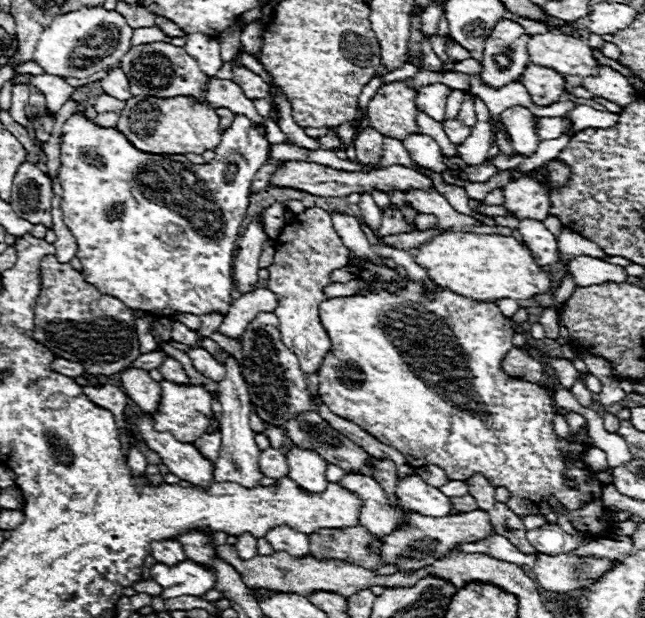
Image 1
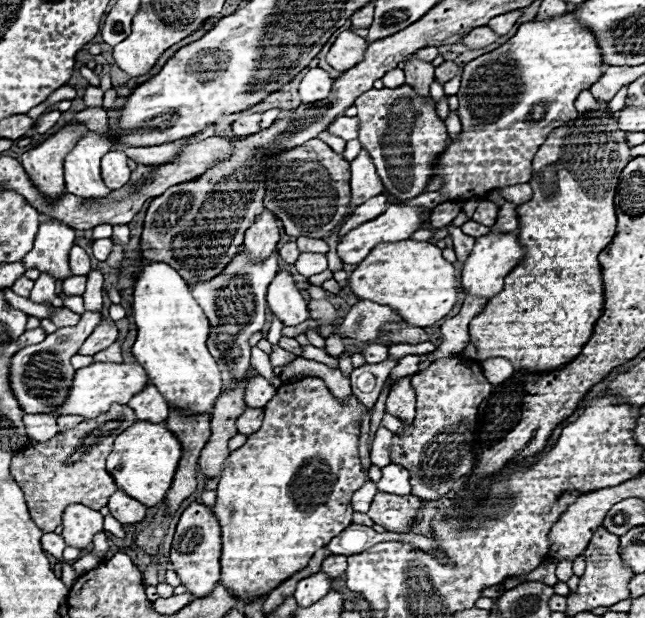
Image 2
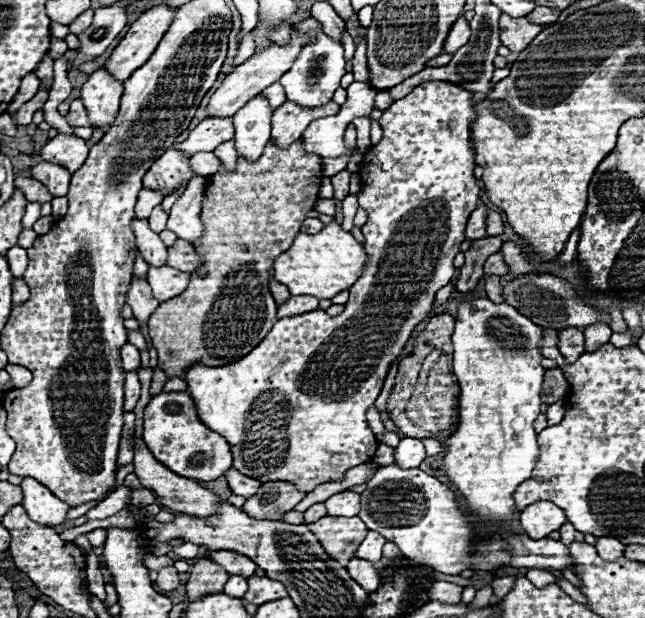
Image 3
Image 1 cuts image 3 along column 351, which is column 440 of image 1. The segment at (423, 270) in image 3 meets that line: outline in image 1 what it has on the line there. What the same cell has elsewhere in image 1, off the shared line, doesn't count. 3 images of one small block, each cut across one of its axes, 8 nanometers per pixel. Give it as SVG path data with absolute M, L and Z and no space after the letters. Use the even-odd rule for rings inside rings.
M410 282L408 286L404 286L400 290L400 294L388 294L388 292L378 292L378 294L368 294L368 296L346 296L346 298L328 298L326 302L320 304L320 320L322 320L322 326L326 328L330 340L332 340L332 348L330 352L326 354L326 358L322 360L322 366L318 370L318 376L320 376L320 396L322 396L322 402L336 414L336 416L342 416L344 420L350 420L352 424L358 424L364 432L368 432L370 436L374 436L376 440L380 440L382 444L388 444L392 448L396 448L398 452L402 452L406 458L410 458L410 466L428 466L428 464L434 464L438 468L442 468L446 472L446 478L448 480L462 480L466 482L470 476L474 474L482 474L486 476L486 480L490 480L490 484L494 488L500 488L504 486L508 492L510 492L510 500L506 502L506 506L512 510L512 512L518 512L518 516L530 516L530 514L544 514L548 524L558 524L558 516L556 512L548 506L548 498L556 498L564 510L566 510L566 516L572 524L572 528L592 540L598 540L598 538L612 538L612 524L610 522L600 522L598 518L602 516L604 510L608 510L604 506L604 500L602 500L602 484L596 480L594 472L588 470L588 466L584 464L584 452L588 448L596 448L592 442L590 442L590 436L588 436L588 428L584 428L582 432L574 434L574 436L568 436L568 438L558 438L554 434L554 428L552 428L552 420L554 420L554 408L550 404L550 396L546 394L544 388L532 384L532 382L526 382L526 380L520 380L520 378L512 378L508 376L504 370L502 370L502 360L504 356L514 348L512 344L512 336L514 336L514 330L512 326L506 322L506 316L502 316L502 312L498 310L496 304L478 304L470 298L464 298L464 296L458 296L450 290L438 290L438 294L434 298L430 296L424 296L422 288L414 282ZM562 452L570 452L566 454L570 460L564 462L562 458ZM566 478L574 480L576 488L568 486L566 484ZM604 532L604 534L600 534Z

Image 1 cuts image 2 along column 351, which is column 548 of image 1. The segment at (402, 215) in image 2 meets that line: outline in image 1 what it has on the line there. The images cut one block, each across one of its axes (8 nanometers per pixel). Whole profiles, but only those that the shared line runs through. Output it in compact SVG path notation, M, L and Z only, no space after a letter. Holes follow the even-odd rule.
M522 220L518 226L522 240L526 246L534 252L534 258L538 258L538 264L554 264L558 262L558 244L556 238L546 230L546 226L538 220Z

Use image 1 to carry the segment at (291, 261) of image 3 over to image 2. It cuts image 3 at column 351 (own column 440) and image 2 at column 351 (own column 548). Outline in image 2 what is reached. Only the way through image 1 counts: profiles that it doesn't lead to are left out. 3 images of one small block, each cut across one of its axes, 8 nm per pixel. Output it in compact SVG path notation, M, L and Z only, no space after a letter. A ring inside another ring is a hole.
M402 240L382 242L358 264L350 276L352 292L362 300L372 300L394 308L412 326L432 326L456 306L458 280L456 270L442 258L442 250L430 242Z

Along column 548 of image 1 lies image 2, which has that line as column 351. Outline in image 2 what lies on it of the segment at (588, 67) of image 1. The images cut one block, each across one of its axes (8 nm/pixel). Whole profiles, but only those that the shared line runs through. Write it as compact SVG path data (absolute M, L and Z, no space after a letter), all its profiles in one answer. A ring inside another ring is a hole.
M342 32L334 40L330 52L326 54L326 62L338 72L346 72L346 70L354 68L354 64L358 64L358 60L362 60L362 56L366 52L366 44L368 42L364 38L360 38L358 34Z

